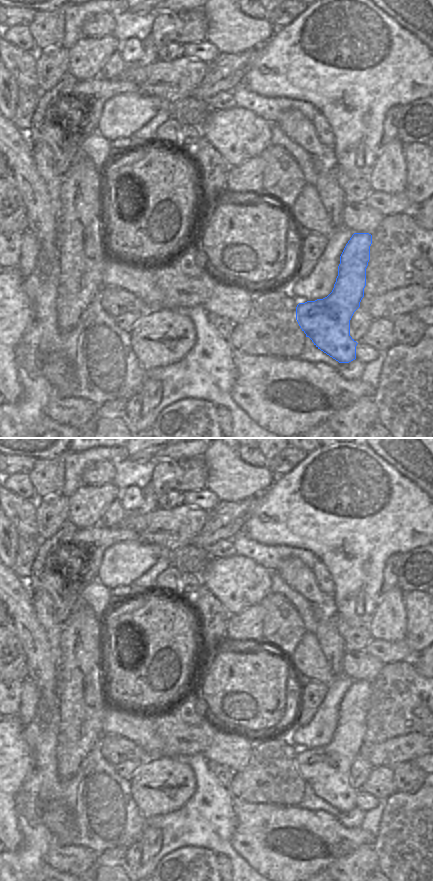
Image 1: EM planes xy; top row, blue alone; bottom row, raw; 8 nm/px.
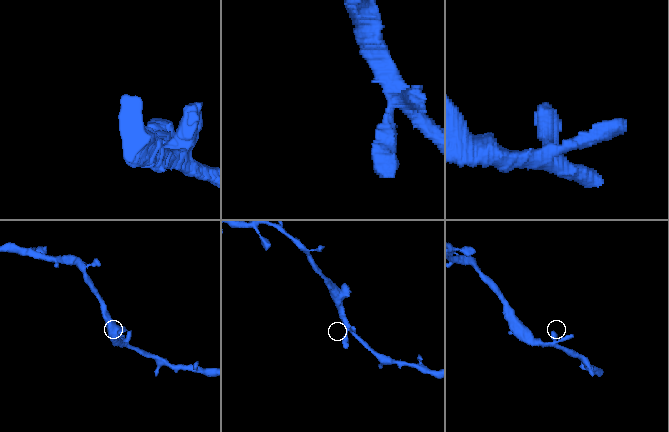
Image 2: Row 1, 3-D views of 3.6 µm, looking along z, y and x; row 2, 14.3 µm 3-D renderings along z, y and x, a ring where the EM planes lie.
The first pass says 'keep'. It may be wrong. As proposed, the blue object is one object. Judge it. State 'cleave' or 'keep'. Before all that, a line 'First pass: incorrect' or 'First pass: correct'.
First pass: correct
keep

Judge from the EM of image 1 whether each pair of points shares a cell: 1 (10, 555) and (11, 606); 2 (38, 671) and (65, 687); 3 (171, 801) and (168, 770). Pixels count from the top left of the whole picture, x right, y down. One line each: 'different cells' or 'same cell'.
1: different cells
2: different cells
3: same cell

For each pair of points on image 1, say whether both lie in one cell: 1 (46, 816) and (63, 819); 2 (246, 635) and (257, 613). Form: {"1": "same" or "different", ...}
{"1": "same", "2": "same"}

